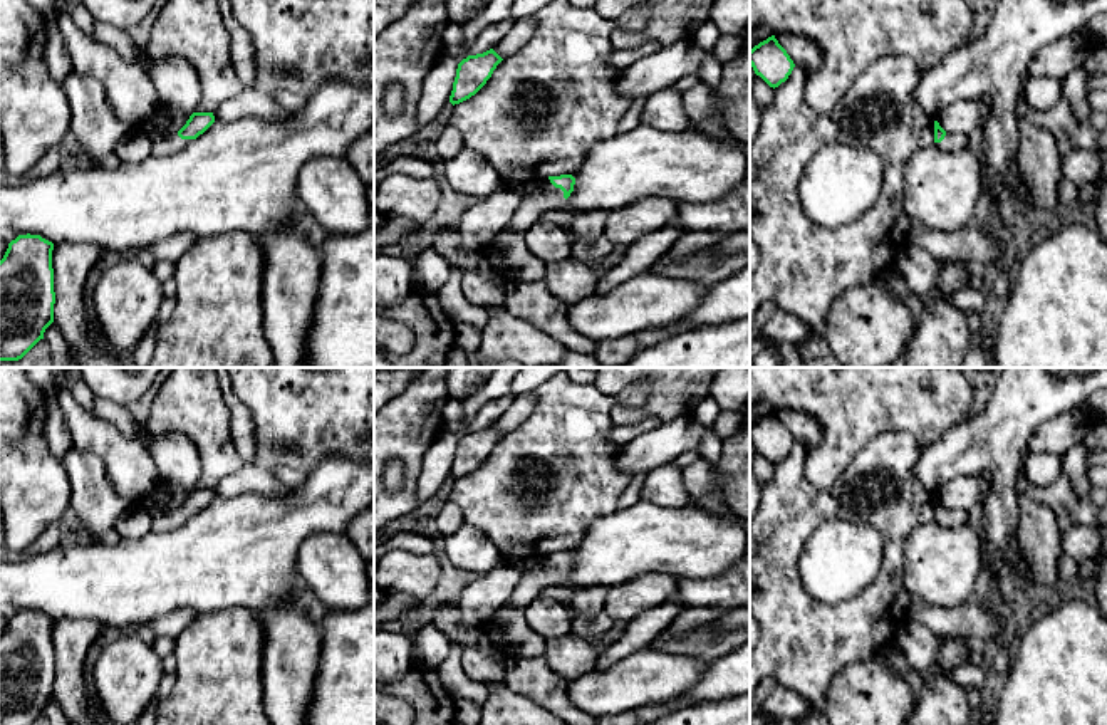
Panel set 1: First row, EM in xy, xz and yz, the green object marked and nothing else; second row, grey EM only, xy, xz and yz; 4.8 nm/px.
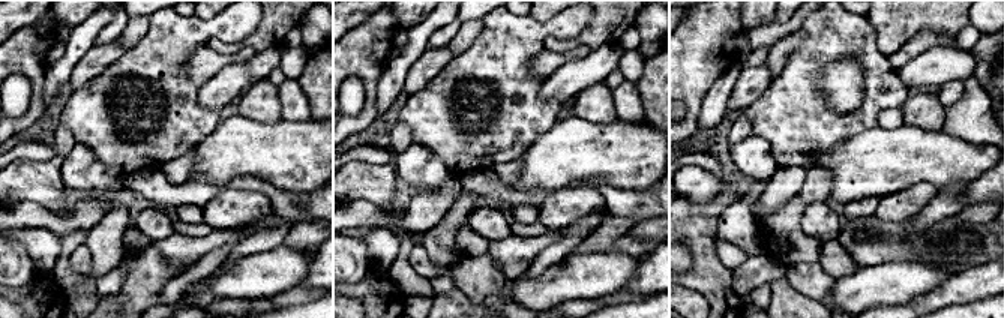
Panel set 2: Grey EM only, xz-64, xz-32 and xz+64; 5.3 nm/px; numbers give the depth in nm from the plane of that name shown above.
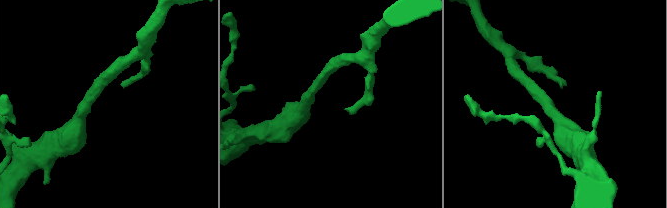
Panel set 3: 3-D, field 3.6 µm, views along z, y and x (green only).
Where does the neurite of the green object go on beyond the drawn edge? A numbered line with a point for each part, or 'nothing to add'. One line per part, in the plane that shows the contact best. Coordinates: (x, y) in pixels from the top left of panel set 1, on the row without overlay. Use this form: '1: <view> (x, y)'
1: xz (547, 573)

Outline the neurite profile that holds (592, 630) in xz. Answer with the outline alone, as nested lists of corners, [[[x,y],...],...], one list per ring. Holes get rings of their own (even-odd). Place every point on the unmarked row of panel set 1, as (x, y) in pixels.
[[[602,611],[594,618],[579,614],[572,616],[569,633],[590,643],[597,643],[600,656],[611,646],[611,643],[604,643],[602,638],[619,628],[624,628],[624,624],[617,623]]]

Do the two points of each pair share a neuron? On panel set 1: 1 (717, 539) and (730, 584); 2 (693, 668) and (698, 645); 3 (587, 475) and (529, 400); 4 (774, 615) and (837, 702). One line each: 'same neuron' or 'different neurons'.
1: different neurons
2: different neurons
3: different neurons
4: different neurons

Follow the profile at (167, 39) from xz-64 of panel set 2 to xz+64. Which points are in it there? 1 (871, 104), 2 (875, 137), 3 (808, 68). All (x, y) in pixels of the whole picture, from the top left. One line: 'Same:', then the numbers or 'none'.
Same: 1, 3

